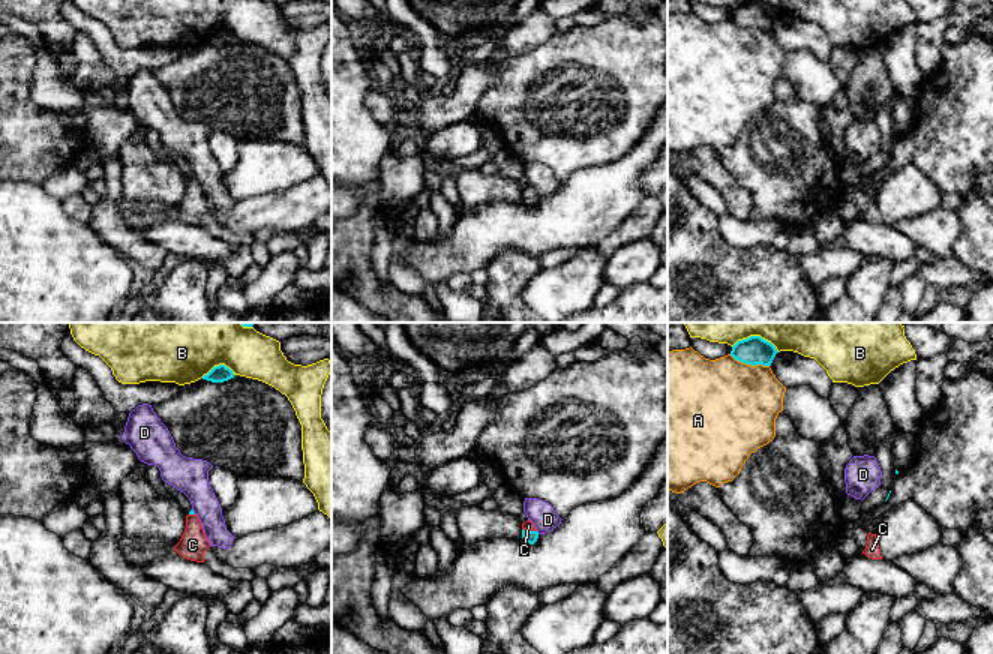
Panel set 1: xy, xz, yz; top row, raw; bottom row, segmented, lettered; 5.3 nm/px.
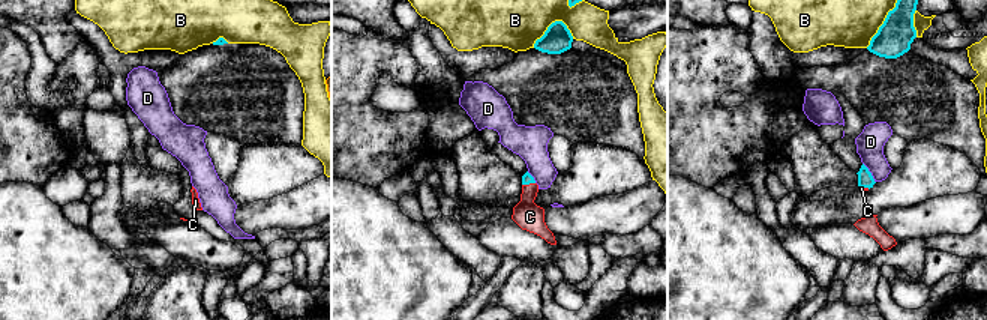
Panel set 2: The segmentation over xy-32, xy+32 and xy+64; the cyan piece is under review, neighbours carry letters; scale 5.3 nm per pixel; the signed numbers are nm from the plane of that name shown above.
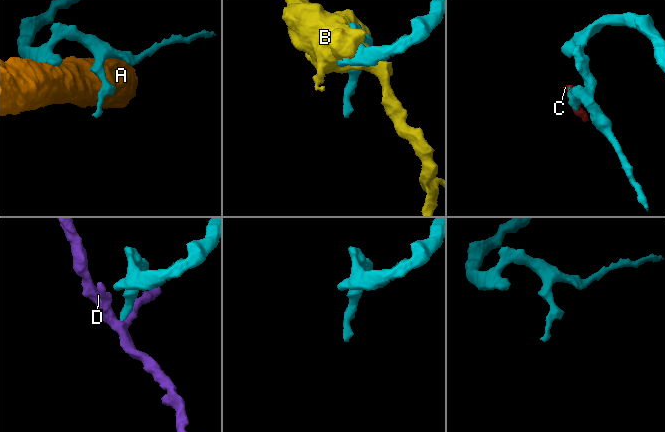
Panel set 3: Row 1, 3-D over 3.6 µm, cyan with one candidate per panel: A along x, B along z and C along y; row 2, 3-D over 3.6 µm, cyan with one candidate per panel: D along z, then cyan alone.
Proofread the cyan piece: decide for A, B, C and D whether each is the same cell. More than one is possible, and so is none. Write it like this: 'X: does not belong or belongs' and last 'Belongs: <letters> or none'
A: does not belong
B: does not belong
C: belongs
D: does not belong
Belongs: C

